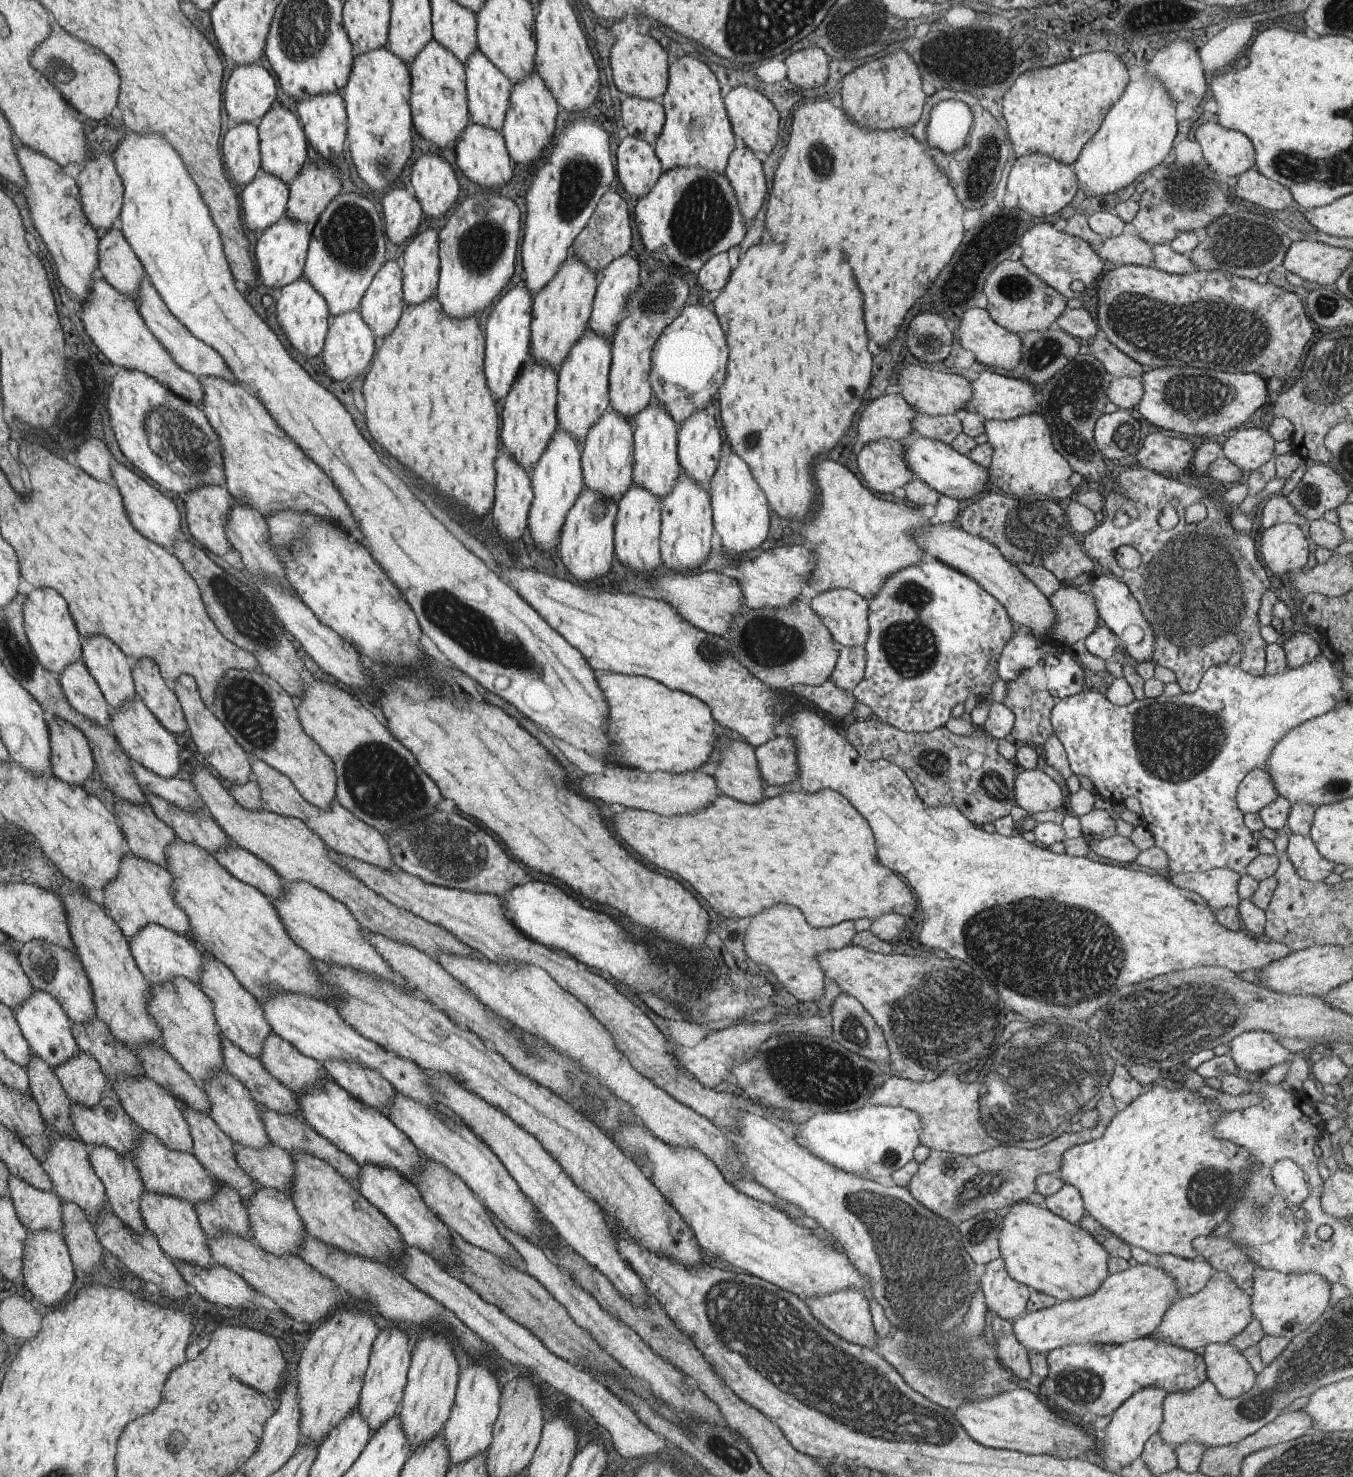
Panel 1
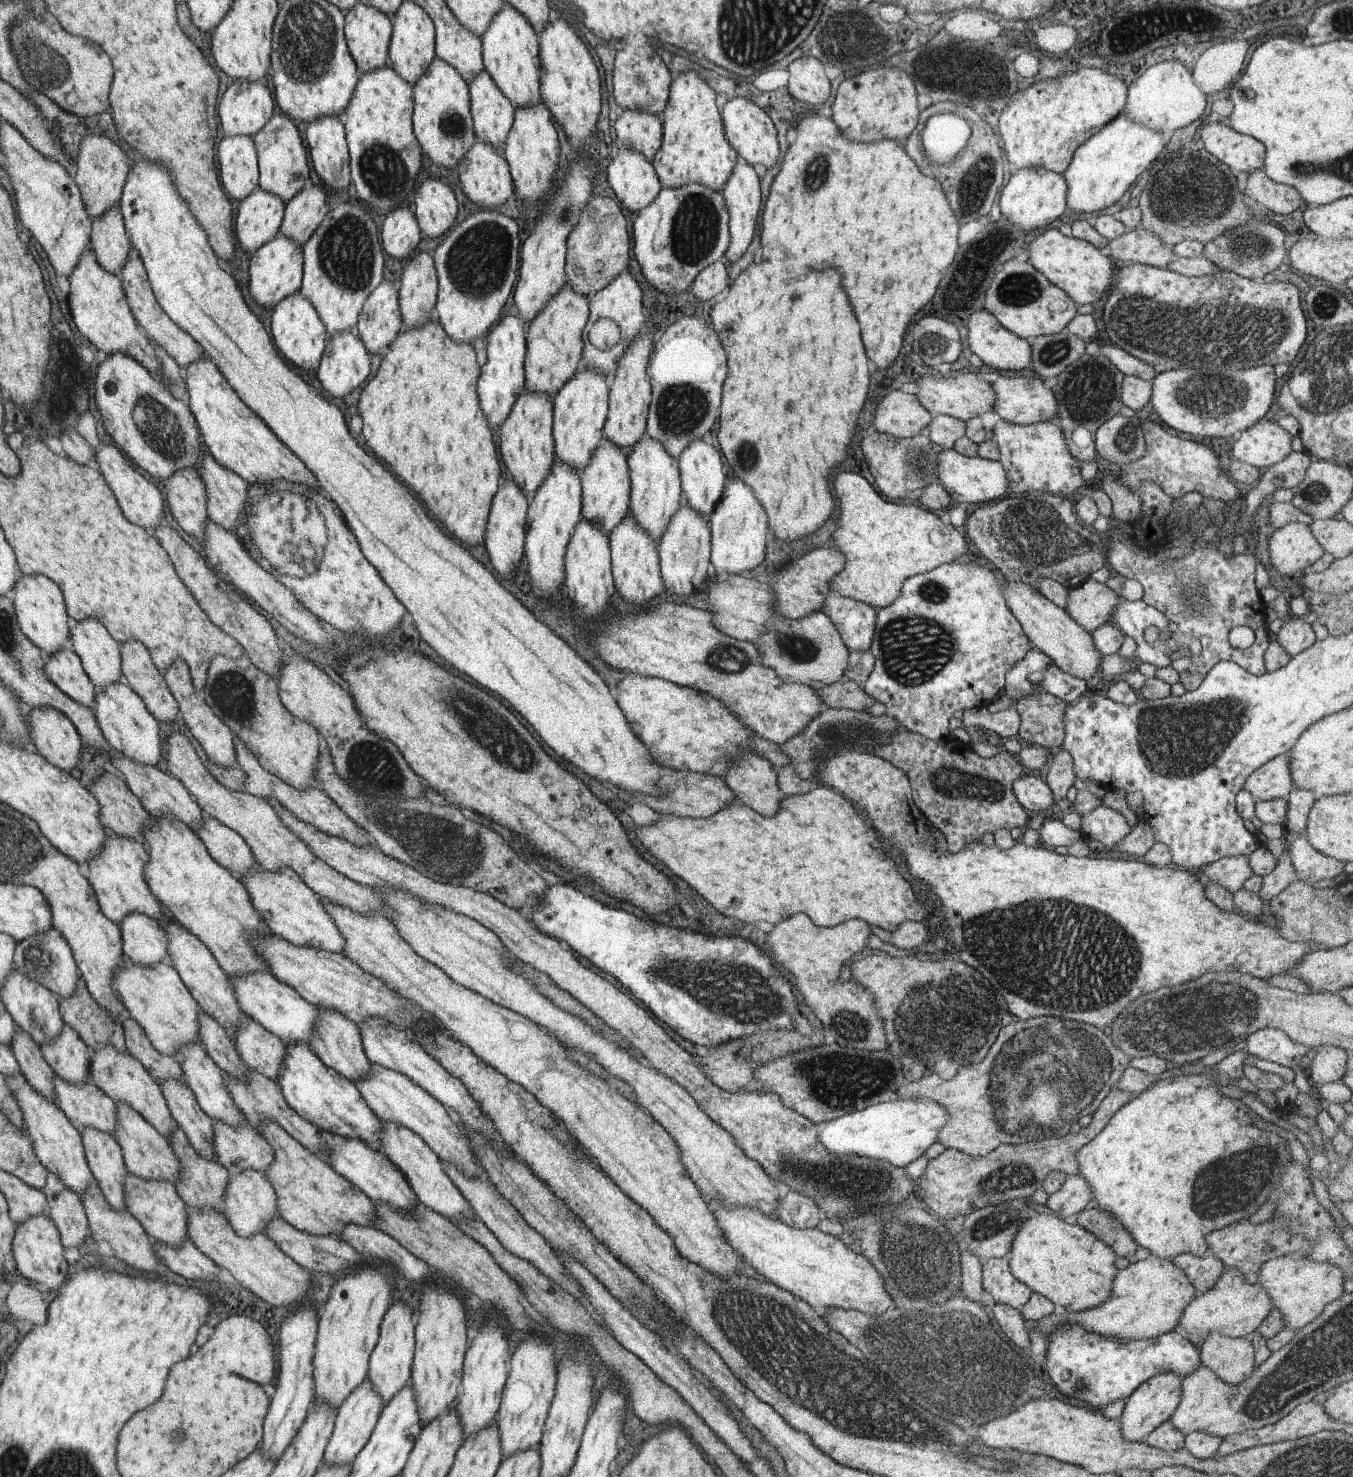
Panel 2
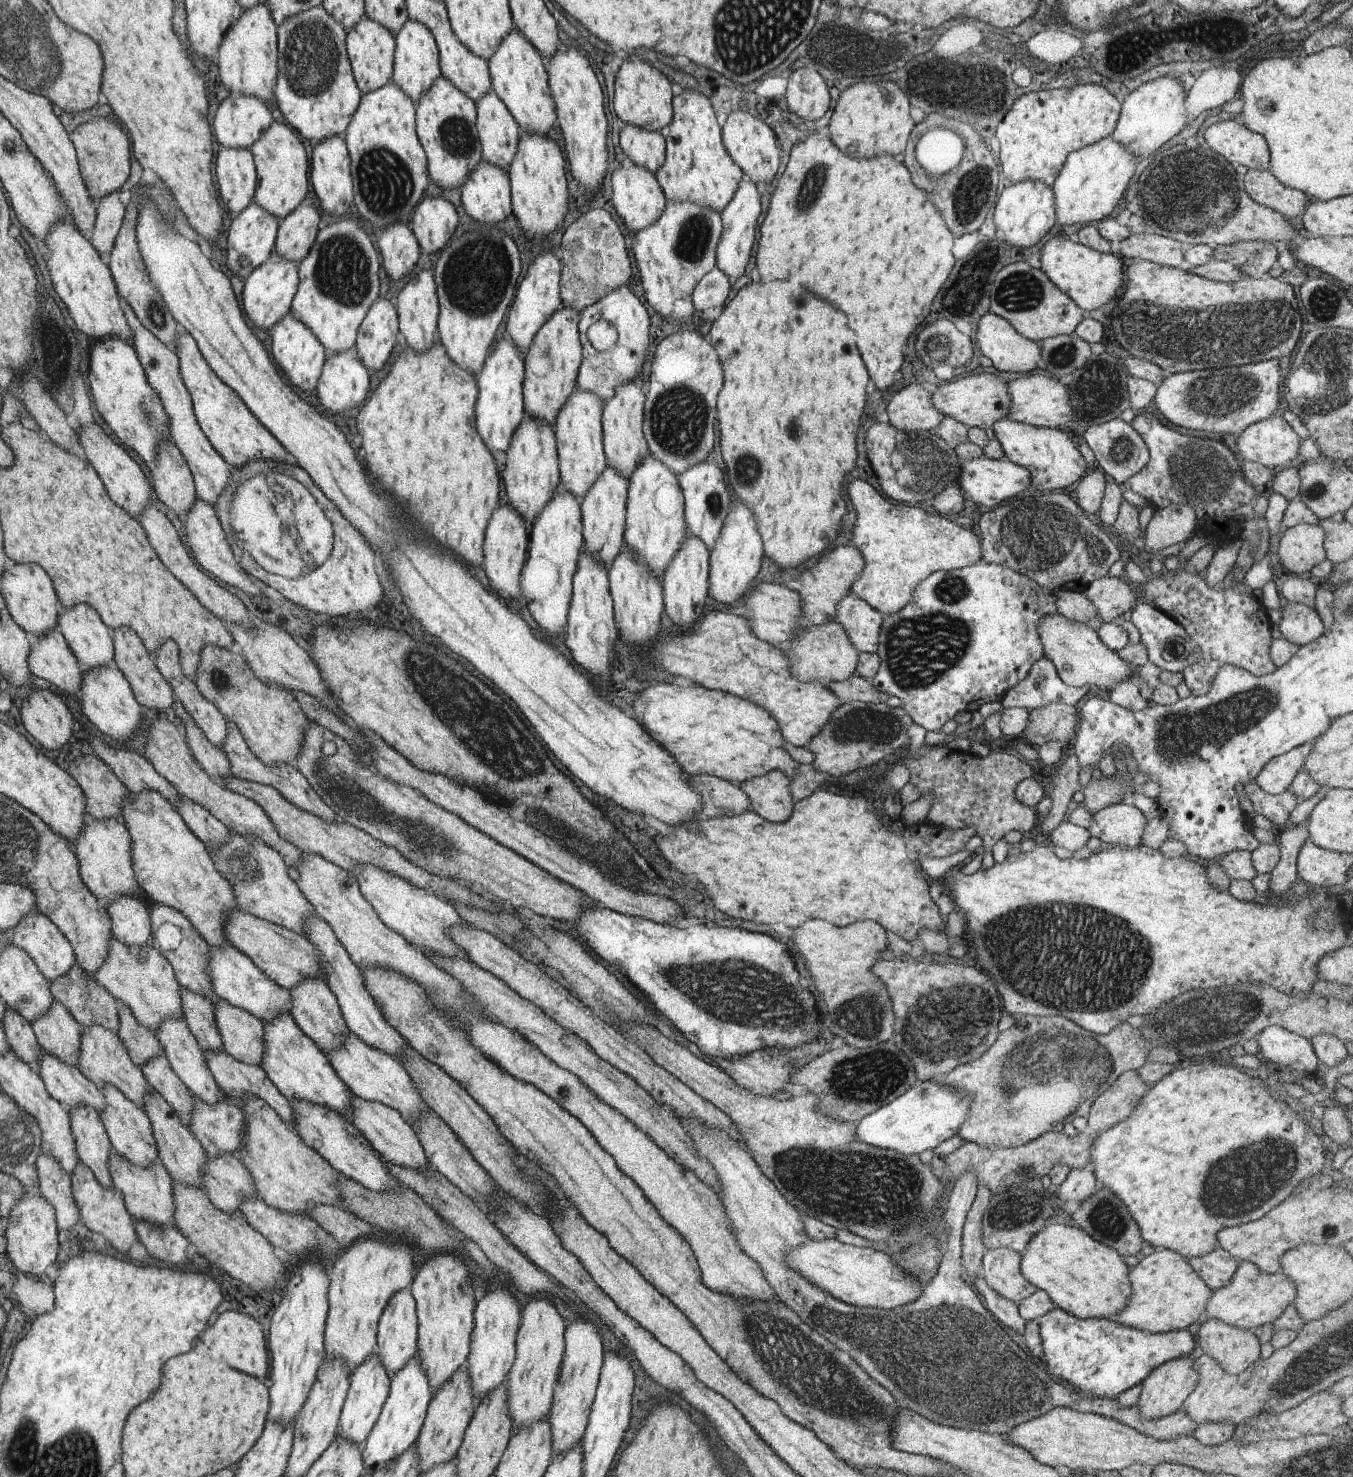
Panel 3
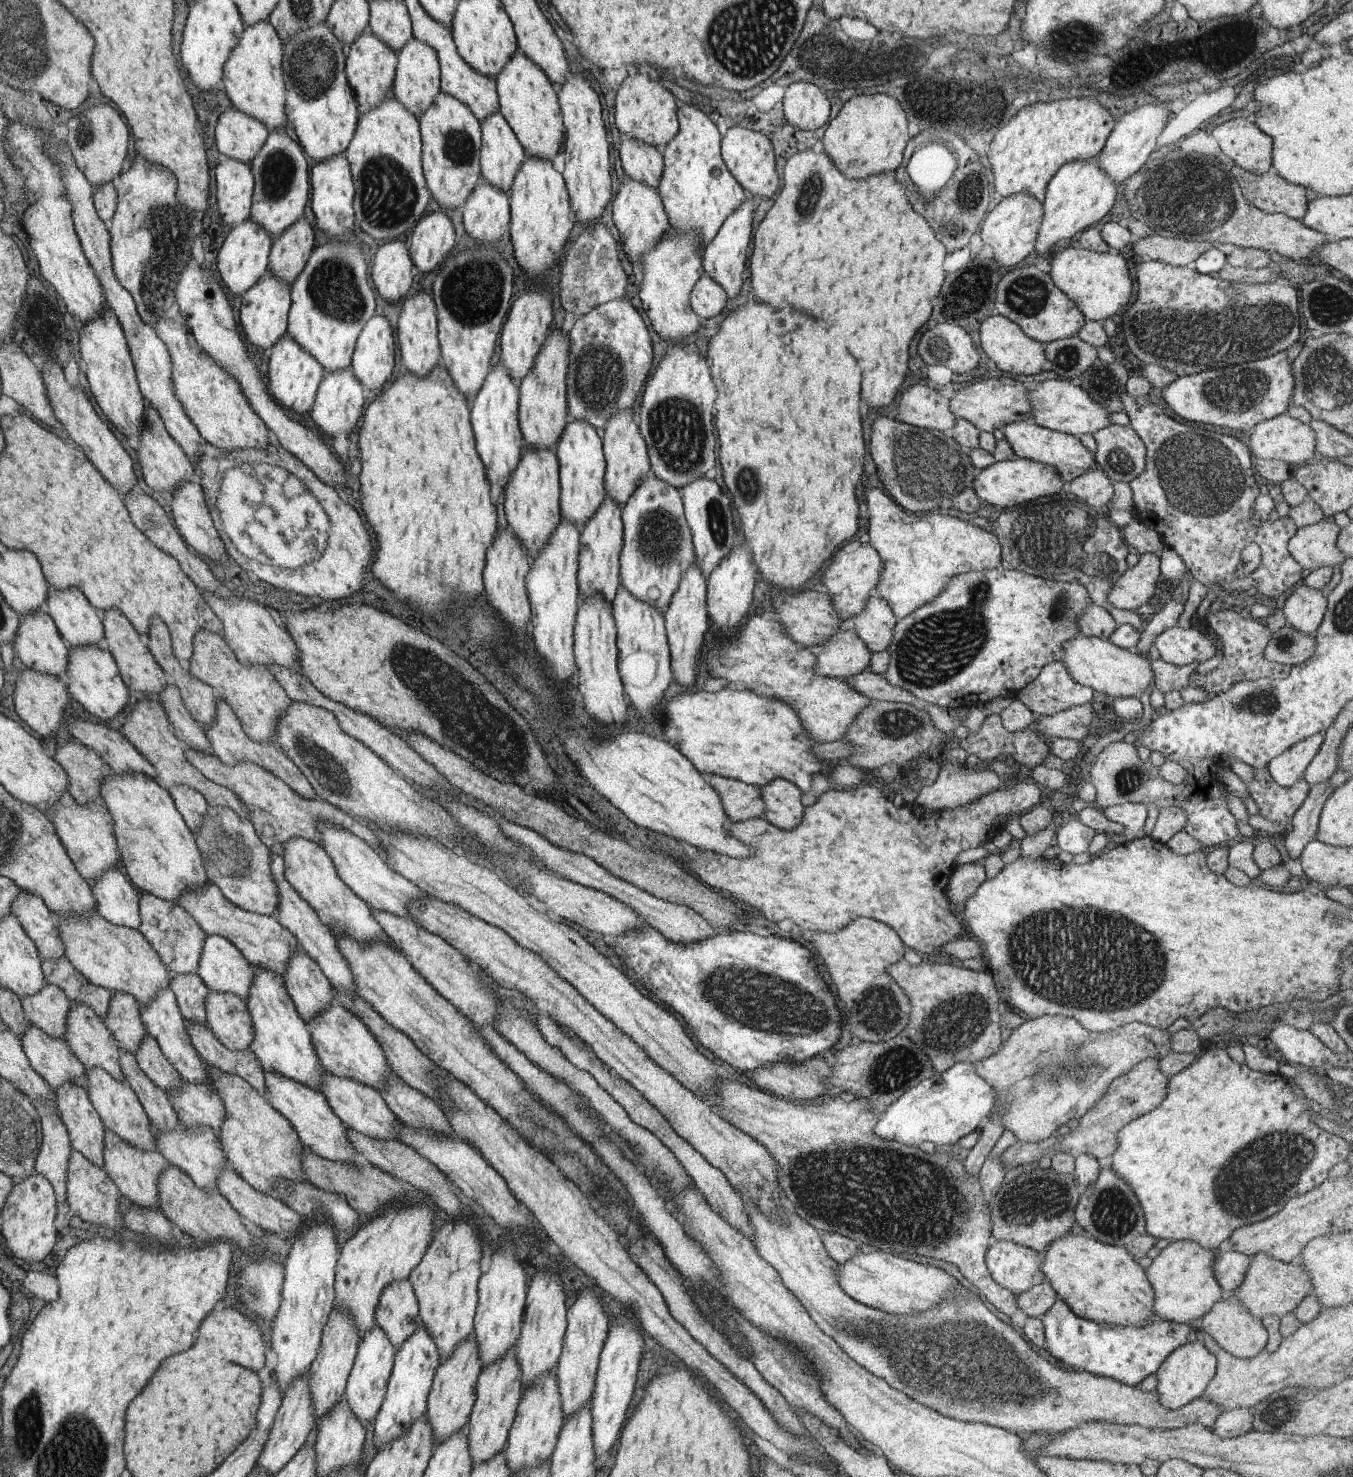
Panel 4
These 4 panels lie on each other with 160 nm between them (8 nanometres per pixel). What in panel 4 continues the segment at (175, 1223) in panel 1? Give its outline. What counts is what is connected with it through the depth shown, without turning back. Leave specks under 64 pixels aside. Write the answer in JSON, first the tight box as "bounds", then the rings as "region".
{"bounds":[101,1128,169,1208],"region":[[[105,1128],[101,1167],[117,1185],[122,1196],[128,1198],[133,1204],[143,1208],[158,1206],[157,1182],[161,1172],[167,1166],[169,1166],[168,1162],[157,1149],[138,1149]]]}

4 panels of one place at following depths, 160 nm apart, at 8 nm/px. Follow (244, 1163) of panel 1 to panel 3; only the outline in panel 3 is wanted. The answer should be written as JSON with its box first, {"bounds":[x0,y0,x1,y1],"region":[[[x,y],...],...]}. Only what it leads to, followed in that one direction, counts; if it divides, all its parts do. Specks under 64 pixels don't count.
{"bounds":[187,1097,245,1156],"region":[[[224,1097],[211,1104],[199,1098],[194,1100],[193,1114],[187,1127],[205,1149],[207,1156],[223,1153],[236,1155],[245,1140],[245,1126],[239,1104]]]}

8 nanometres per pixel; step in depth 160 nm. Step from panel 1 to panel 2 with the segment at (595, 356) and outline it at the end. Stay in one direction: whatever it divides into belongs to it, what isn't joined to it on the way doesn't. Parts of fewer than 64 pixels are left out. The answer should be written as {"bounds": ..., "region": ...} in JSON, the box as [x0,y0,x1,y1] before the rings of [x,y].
{"bounds":[553,366,607,474],"region":[[[585,366],[565,383],[553,396],[553,437],[555,456],[577,470],[577,474],[590,463],[591,455],[601,440],[601,426],[605,426],[607,386],[603,373]]]}

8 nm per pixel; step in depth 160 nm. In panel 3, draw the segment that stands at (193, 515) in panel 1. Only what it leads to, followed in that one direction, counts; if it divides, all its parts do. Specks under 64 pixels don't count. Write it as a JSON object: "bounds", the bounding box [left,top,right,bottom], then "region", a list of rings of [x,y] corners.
{"bounds":[150,440,197,518],"region":[[[172,440],[162,444],[158,462],[150,468],[150,474],[151,486],[159,502],[180,518],[184,517],[197,497],[189,465]]]}

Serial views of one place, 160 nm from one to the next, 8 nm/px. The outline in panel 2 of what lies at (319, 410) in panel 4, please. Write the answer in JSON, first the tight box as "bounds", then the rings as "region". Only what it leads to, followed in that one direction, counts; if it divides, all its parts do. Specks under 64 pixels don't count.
{"bounds":[316,332,369,398],"region":[[[355,332],[331,337],[316,368],[321,388],[332,398],[343,398],[369,376],[369,356]]]}

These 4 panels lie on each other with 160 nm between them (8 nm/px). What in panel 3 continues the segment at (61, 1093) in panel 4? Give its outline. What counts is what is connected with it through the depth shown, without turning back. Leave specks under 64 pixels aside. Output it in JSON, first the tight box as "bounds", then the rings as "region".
{"bounds":[69,1105,113,1188],"region":[[[85,1105],[69,1108],[69,1115],[79,1162],[90,1168],[103,1188],[113,1188],[109,1171],[109,1156],[113,1148],[101,1115]]]}

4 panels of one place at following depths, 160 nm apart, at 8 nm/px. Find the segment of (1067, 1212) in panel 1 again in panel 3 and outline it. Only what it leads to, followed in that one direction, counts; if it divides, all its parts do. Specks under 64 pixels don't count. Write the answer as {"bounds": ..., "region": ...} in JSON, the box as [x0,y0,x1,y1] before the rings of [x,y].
{"bounds":[1052,1166,1097,1202],"region":[[[1085,1166],[1078,1169],[1070,1169],[1065,1180],[1056,1188],[1052,1188],[1053,1194],[1061,1201],[1067,1200],[1083,1202],[1097,1189],[1097,1178],[1094,1176],[1093,1168]]]}

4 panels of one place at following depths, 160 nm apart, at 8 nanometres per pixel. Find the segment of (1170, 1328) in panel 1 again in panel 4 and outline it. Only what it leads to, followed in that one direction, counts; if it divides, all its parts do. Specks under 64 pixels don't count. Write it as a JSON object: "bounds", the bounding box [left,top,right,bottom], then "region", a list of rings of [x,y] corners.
{"bounds":[1233,1253,1312,1319],"region":[[[1265,1253],[1251,1256],[1247,1272],[1239,1288],[1233,1295],[1244,1304],[1244,1307],[1254,1316],[1262,1319],[1264,1316],[1274,1314],[1283,1316],[1293,1312],[1294,1308],[1307,1295],[1311,1294],[1312,1280],[1301,1264],[1275,1260]]]}

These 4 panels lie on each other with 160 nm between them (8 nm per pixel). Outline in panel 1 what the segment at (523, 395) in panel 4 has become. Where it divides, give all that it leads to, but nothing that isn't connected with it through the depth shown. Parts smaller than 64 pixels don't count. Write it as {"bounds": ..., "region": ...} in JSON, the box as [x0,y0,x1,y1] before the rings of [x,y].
{"bounds":[529,254,595,371],"region":[[[572,254],[565,259],[549,283],[533,296],[533,318],[530,322],[529,358],[557,371],[569,355],[570,348],[585,331],[591,300],[595,292],[595,273]]]}

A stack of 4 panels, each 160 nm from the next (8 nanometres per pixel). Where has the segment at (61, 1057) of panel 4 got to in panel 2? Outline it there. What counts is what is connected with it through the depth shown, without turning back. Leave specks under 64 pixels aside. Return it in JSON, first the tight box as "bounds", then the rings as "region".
{"bounds":[52,1074,117,1134],"region":[[[54,1074],[52,1078],[55,1104],[65,1113],[81,1134],[87,1127],[110,1133],[117,1120],[117,1106],[102,1089],[93,1083],[75,1084]]]}

